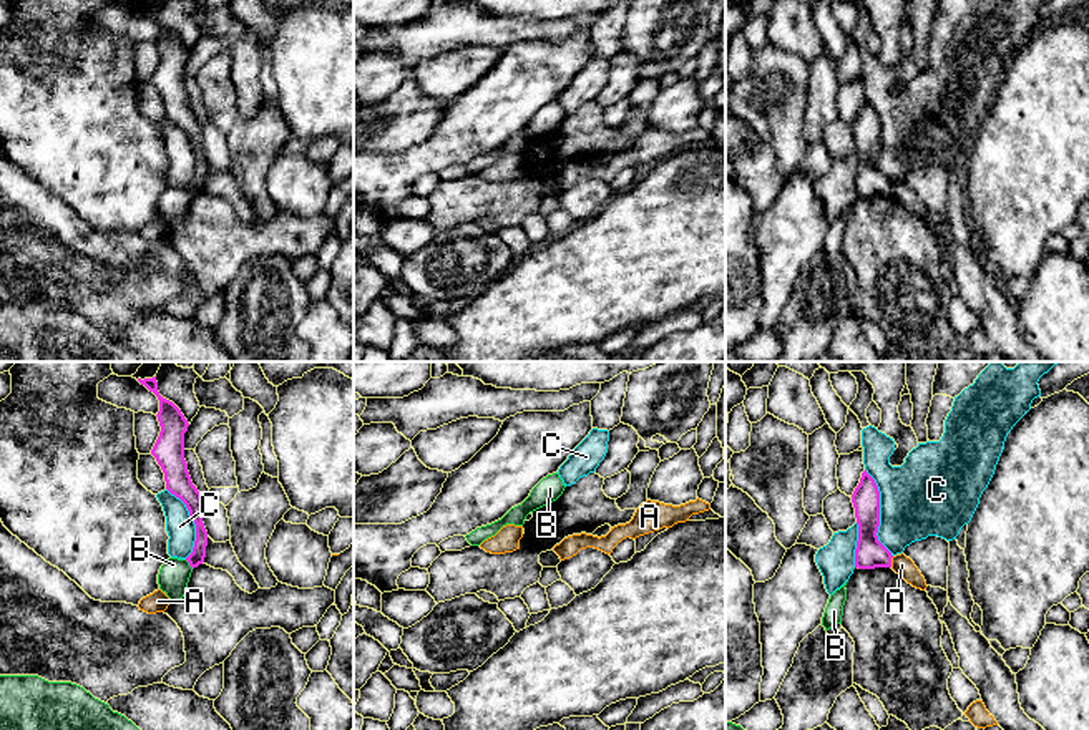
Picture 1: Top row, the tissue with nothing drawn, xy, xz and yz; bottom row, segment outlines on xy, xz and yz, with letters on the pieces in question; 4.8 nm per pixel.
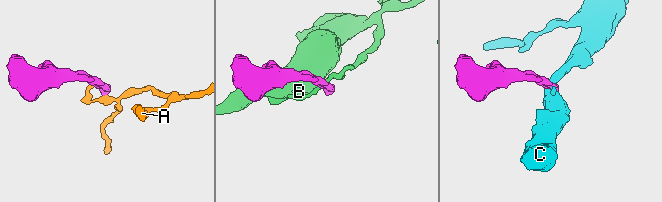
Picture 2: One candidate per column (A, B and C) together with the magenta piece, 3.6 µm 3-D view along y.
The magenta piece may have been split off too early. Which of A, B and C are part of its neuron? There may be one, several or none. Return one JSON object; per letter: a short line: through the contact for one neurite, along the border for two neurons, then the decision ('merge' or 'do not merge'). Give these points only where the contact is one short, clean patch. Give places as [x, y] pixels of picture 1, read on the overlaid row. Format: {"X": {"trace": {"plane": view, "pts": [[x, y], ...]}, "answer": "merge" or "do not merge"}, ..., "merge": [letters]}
{"A": {"trace": {"plane": "yz", "pts": [[893, 556], [890, 566]]}, "answer": "do not merge"}, "B": {"trace": {"plane": "xy", "pts": [[185, 559], [193, 568]]}, "answer": "do not merge"}, "C": {"answer": "do not merge"}, "merge": []}

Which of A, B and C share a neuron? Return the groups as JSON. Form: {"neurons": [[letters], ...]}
{"neurons": [["A"], ["B"], ["C"]]}

